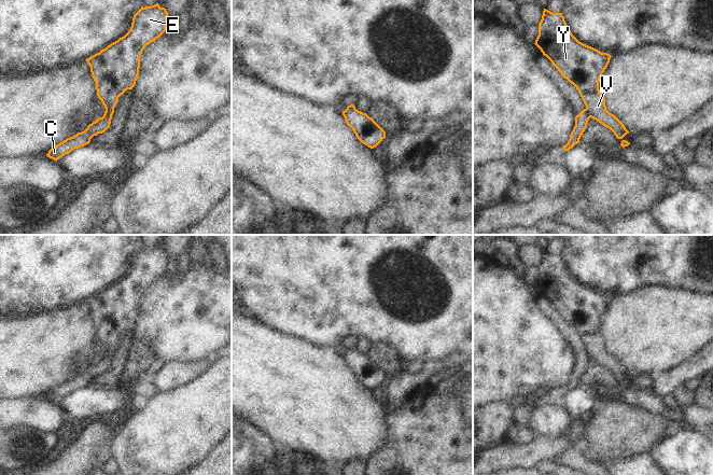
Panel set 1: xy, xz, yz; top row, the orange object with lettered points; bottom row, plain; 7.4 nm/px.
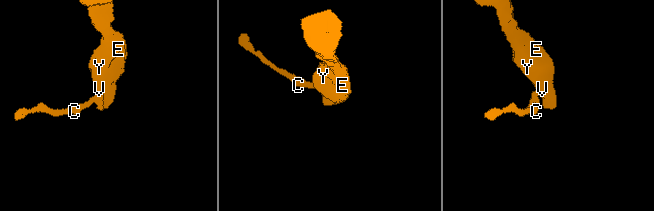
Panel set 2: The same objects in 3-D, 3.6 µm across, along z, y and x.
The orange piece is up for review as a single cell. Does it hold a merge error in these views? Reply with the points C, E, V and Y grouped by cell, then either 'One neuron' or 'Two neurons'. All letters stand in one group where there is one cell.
Groups: C / E V Y. Two neurons.

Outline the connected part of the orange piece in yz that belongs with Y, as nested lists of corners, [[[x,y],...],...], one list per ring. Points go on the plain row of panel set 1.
[[[546,250],[543,252],[542,261],[539,265],[539,277],[534,285],[551,303],[561,317],[576,329],[586,347],[589,359],[611,371],[617,380],[621,380],[620,387],[623,389],[628,388],[630,383],[623,379],[629,373],[614,355],[606,351],[605,339],[599,331],[600,319],[612,297],[579,283],[572,276],[562,254],[553,254]]]

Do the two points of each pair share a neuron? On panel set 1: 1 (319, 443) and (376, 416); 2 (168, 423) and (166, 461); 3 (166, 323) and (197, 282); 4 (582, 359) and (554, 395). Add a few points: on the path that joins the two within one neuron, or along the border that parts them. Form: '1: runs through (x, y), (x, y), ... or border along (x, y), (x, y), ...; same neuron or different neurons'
1: runs through (333, 429), (339, 422), (362, 420); same neuron
2: runs through (168, 433), (166, 437), (166, 451); same neuron
3: runs through (176, 313), (197, 292); same neuron
4: runs through (579, 369), (574, 380), (564, 389); same neuron

